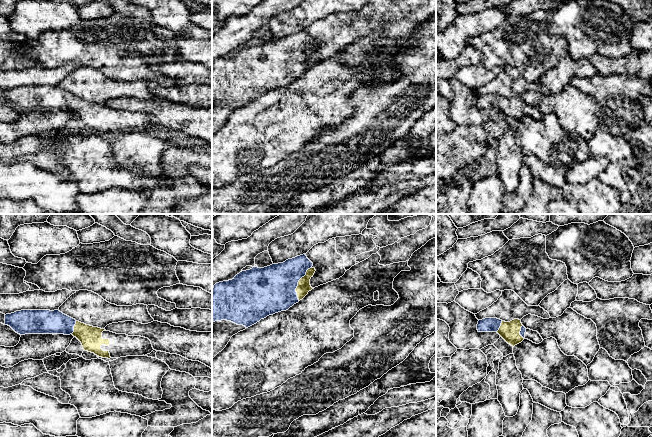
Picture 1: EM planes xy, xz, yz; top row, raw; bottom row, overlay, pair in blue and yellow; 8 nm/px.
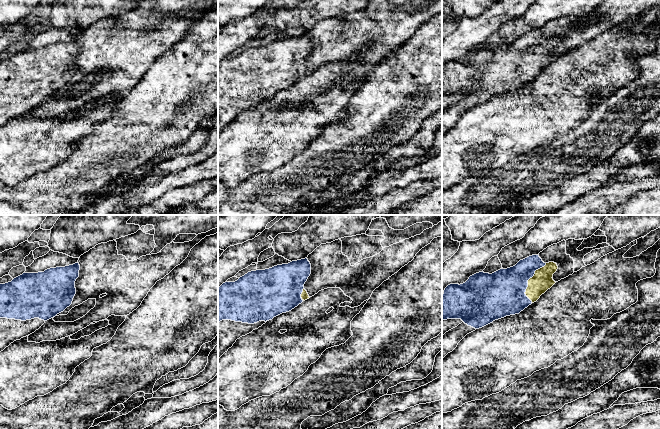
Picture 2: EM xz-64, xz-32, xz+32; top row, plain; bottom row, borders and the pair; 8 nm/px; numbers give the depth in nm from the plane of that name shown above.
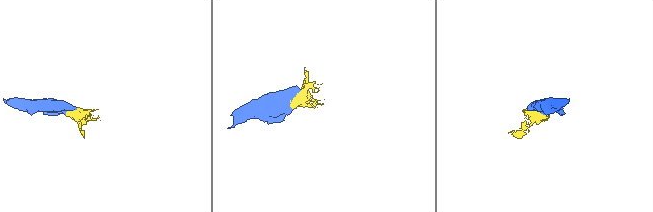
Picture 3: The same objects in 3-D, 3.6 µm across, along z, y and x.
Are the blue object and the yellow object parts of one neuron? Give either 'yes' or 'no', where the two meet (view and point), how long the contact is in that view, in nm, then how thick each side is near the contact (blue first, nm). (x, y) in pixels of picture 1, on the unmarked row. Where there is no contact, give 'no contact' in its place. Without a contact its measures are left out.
yes | xz (297, 60) | 280 nm | 380/100 nm

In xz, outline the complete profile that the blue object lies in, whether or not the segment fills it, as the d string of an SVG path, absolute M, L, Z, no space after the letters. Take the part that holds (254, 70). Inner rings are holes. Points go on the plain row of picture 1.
M305 30L283 39L242 47L232 56L216 59L212 66L212 135L221 128L231 113L269 91L286 87L302 76L312 64L313 39Z

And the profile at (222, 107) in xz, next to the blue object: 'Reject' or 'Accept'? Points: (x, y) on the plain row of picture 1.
Accept

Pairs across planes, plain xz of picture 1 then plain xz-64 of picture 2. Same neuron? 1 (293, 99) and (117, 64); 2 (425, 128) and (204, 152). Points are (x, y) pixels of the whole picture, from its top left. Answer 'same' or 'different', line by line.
1: different
2: different

